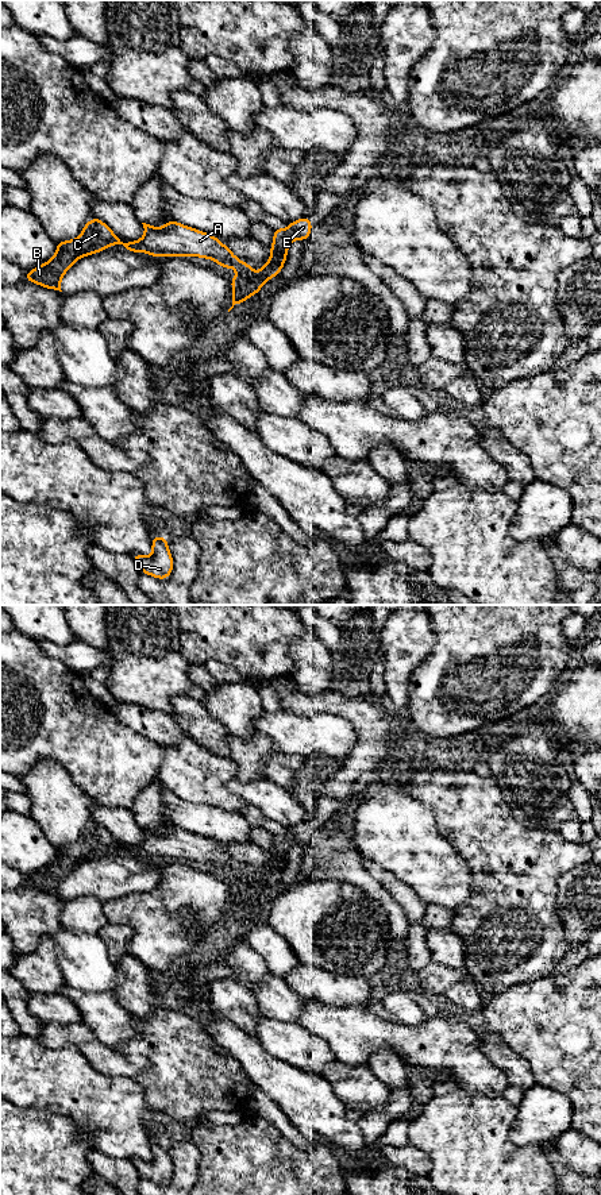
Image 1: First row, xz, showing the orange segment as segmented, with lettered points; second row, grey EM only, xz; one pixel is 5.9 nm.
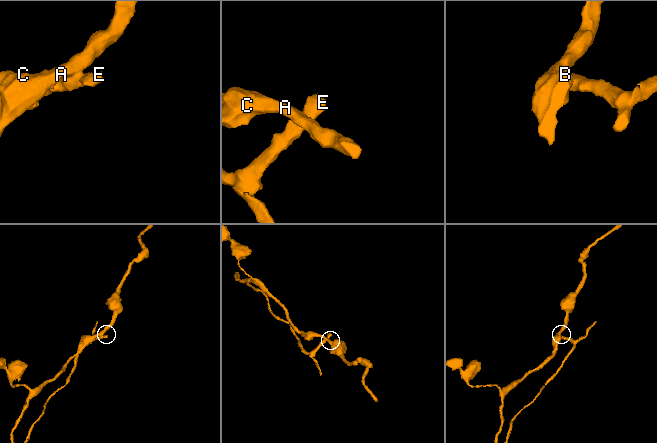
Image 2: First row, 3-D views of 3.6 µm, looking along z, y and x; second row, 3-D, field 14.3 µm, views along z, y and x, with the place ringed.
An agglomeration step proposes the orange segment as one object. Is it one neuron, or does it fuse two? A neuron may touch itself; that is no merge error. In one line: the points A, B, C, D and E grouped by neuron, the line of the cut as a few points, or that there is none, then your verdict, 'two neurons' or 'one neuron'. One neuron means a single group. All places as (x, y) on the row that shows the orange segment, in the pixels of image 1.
A B C / D E | xz (247, 265), (238, 270) | two neurons

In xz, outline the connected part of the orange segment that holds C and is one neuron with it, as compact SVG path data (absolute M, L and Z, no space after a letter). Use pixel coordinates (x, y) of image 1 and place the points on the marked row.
M96 216L88 221L84 228L82 234L72 240L63 240L57 243L57 251L53 258L32 269L31 271L26 273L26 280L34 282L36 285L45 286L53 290L61 290L61 278L65 273L73 266L77 259L81 259L86 255L100 253L109 247L111 244L119 244L126 250L142 254L146 251L151 257L201 257L207 259L215 261L217 265L223 266L224 269L244 269L247 263L242 262L236 258L231 250L224 246L217 238L205 234L203 231L194 230L192 227L186 227L177 221L167 221L162 228L153 227L150 224L142 223L145 228L145 235L142 239L136 242L122 242L112 230L103 221L100 221Z

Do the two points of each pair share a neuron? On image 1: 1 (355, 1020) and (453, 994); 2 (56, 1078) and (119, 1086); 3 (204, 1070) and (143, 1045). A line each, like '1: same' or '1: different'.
1: different
2: same
3: same

